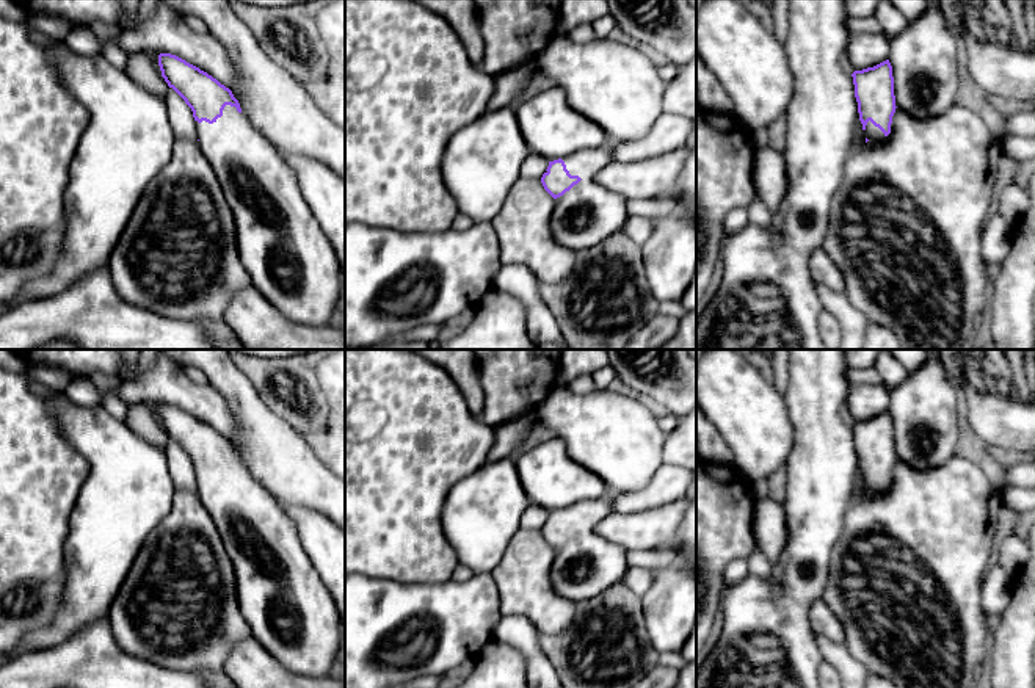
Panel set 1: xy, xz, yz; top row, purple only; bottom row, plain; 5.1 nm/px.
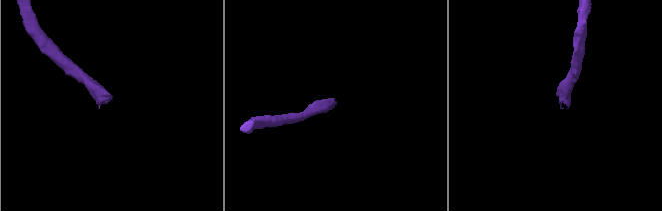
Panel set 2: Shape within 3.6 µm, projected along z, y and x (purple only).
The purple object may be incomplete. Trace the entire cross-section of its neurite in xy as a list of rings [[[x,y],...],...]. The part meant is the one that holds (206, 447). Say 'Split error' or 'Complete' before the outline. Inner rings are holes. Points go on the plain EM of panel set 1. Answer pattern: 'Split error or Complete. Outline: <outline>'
Split error. Outline: [[[160,404],[162,428],[191,459],[198,497],[213,519],[235,570],[238,607],[251,635],[289,671],[303,677],[326,677],[343,646],[336,602],[321,581],[282,503],[257,483],[232,442],[185,411]]]

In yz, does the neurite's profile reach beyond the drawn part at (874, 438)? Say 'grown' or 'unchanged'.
grown

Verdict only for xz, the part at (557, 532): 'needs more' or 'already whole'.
needs more

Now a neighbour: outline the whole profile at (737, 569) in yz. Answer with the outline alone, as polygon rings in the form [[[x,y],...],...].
[[[735,558],[724,570],[724,585],[726,588],[742,581],[750,575],[748,559]]]

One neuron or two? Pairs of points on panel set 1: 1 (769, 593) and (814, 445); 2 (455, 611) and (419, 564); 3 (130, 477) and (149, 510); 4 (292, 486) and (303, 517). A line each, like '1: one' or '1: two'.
1: one
2: two
3: one
4: two

